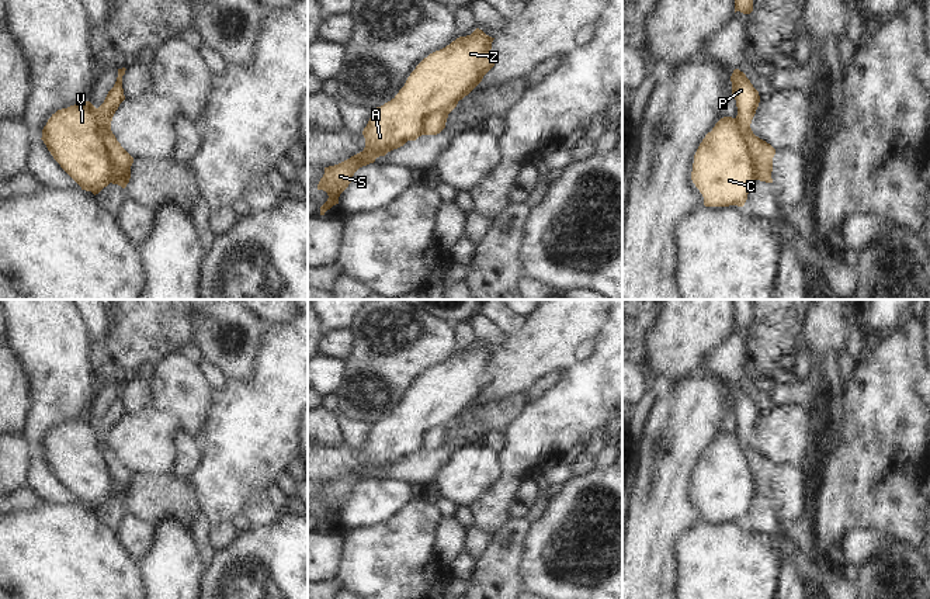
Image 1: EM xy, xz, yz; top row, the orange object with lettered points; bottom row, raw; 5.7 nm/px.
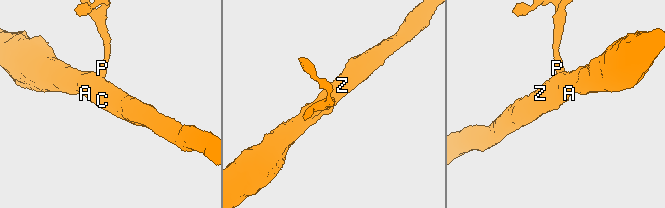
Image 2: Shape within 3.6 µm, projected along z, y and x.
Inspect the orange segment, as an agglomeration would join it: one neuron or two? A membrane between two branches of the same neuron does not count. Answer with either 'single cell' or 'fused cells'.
fused cells

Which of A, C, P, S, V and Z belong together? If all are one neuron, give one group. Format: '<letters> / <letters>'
A C S V Z / P

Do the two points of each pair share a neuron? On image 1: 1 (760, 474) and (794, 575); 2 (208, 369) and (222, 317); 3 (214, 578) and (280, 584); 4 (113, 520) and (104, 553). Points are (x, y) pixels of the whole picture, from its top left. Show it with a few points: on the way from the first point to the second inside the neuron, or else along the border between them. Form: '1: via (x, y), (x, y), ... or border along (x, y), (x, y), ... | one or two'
1: via (763, 499), (763, 519), (788, 550) | one
2: border along (205, 359), (215, 364), (228, 378) | two
3: via (231, 584), (263, 584) | one
4: border along (94, 511), (103, 522), (117, 532) | two

